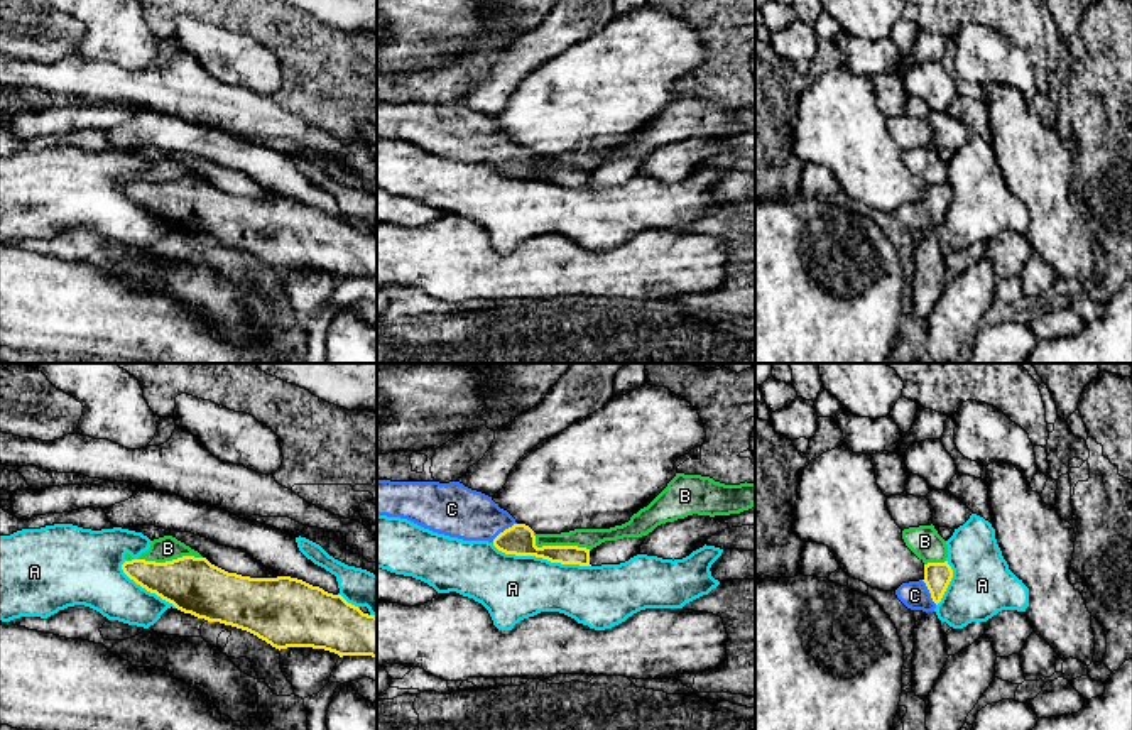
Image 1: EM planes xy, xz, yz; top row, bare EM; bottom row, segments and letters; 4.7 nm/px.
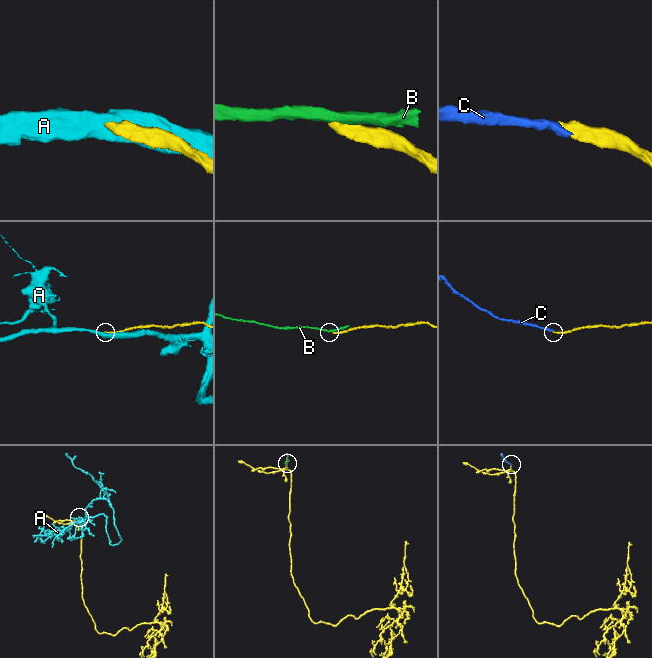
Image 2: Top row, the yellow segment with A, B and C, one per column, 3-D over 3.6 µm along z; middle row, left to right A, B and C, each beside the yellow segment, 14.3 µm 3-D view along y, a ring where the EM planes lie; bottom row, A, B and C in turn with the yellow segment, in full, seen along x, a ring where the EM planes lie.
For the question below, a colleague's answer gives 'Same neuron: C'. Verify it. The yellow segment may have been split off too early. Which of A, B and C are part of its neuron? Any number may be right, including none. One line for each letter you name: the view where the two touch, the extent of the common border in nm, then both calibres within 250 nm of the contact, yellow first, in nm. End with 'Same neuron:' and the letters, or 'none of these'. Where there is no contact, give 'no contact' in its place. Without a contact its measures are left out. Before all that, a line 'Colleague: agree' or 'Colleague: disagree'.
Colleague: agree
C: yz | 140 nm | 130/140 nm
Same neuron: C

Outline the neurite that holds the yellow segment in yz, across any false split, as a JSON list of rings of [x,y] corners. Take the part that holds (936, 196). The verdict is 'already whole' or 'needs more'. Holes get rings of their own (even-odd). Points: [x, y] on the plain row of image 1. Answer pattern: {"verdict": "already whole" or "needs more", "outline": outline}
{"verdict": "needs more", "outline": [[[944,184],[924,186],[924,199],[919,203],[902,204],[895,216],[911,232],[934,233],[941,223],[950,203],[953,191]]]}

